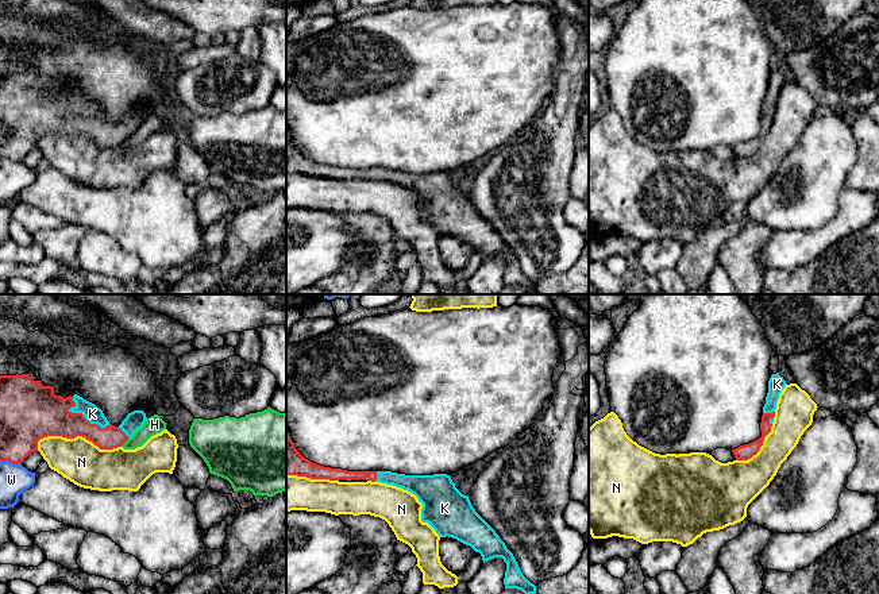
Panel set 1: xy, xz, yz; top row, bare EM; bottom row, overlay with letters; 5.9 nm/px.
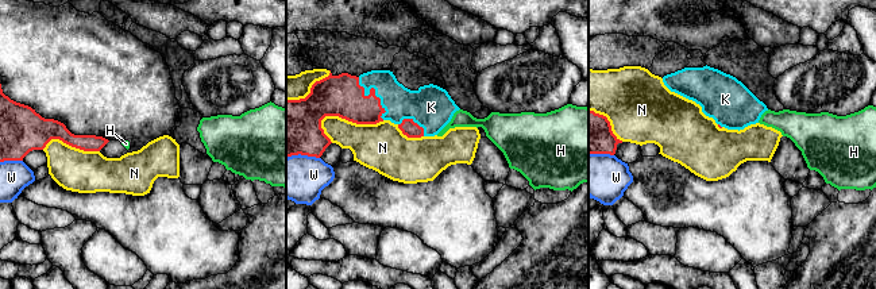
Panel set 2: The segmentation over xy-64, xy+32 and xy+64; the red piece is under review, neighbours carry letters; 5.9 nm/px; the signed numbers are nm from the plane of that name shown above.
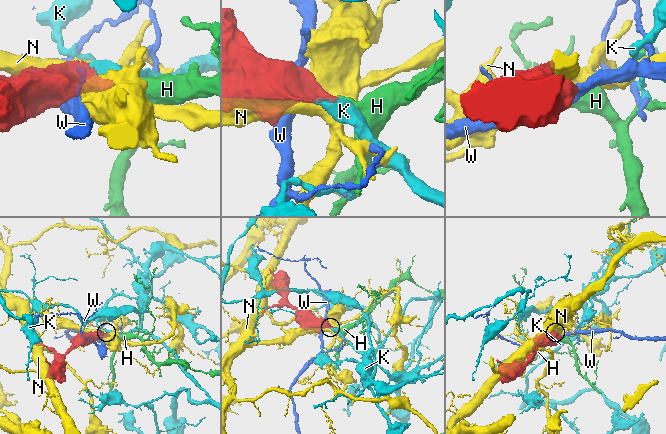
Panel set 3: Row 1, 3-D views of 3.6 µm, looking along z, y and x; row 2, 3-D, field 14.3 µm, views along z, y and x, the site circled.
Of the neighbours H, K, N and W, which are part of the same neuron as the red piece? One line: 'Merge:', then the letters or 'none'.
Merge: K

